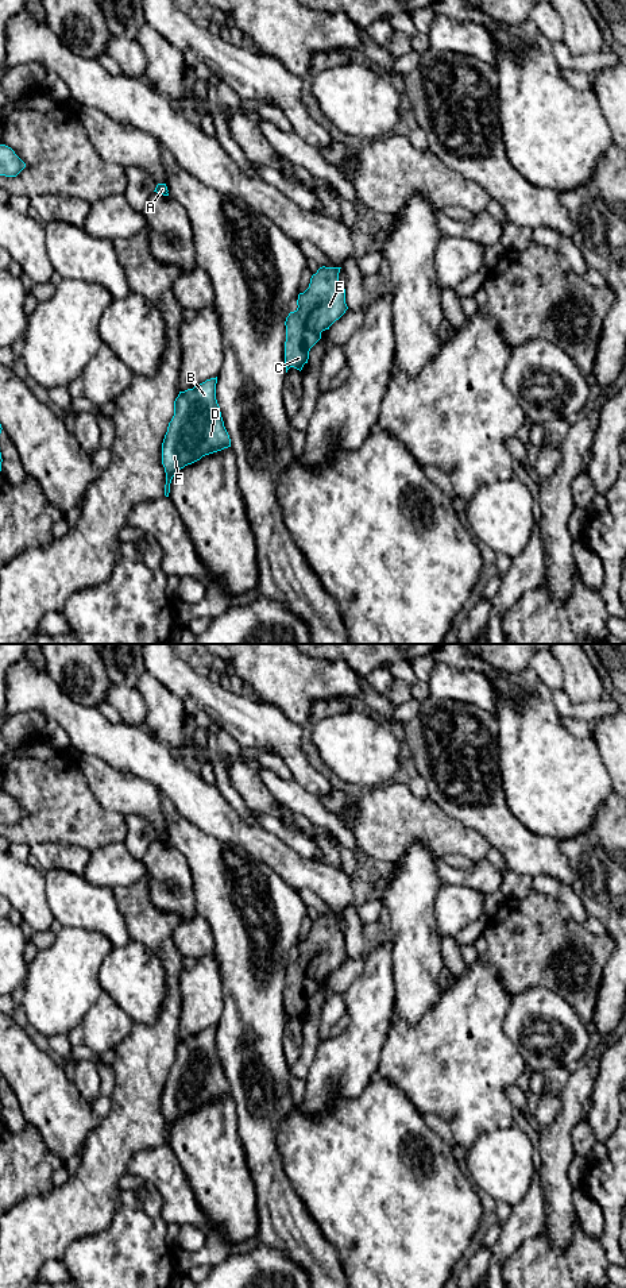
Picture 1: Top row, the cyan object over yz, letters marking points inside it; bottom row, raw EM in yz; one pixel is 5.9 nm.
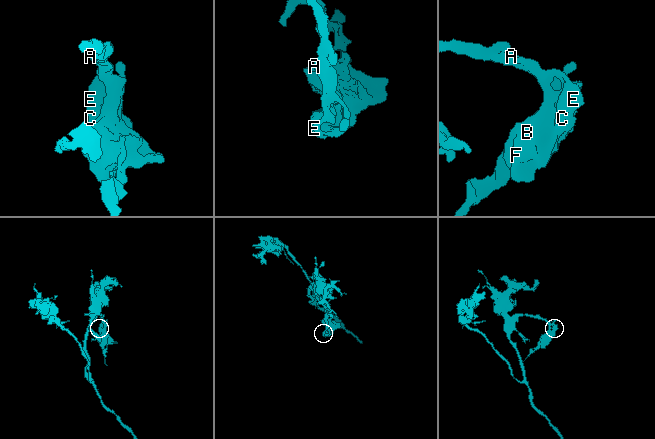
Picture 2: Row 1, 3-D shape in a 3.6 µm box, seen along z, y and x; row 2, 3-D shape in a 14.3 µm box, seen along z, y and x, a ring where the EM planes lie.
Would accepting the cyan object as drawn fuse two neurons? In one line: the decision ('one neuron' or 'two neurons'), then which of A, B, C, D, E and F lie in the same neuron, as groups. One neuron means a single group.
one neuron; groups A B C D E F

